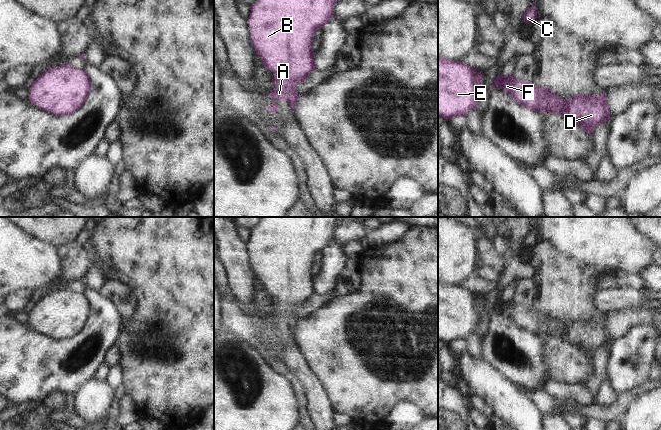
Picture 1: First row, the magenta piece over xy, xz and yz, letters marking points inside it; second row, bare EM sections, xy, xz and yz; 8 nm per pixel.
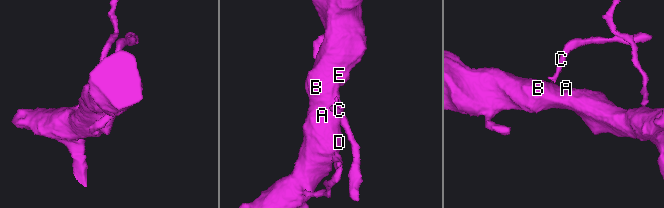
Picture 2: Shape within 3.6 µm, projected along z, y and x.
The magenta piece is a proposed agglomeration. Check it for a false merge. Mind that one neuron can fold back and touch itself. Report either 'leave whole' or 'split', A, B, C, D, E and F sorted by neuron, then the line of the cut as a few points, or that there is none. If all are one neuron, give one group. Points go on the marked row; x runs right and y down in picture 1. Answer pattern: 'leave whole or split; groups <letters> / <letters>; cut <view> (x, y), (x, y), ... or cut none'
split; groups A B D E F / C; cut xz (313, 63), (314, 69)

